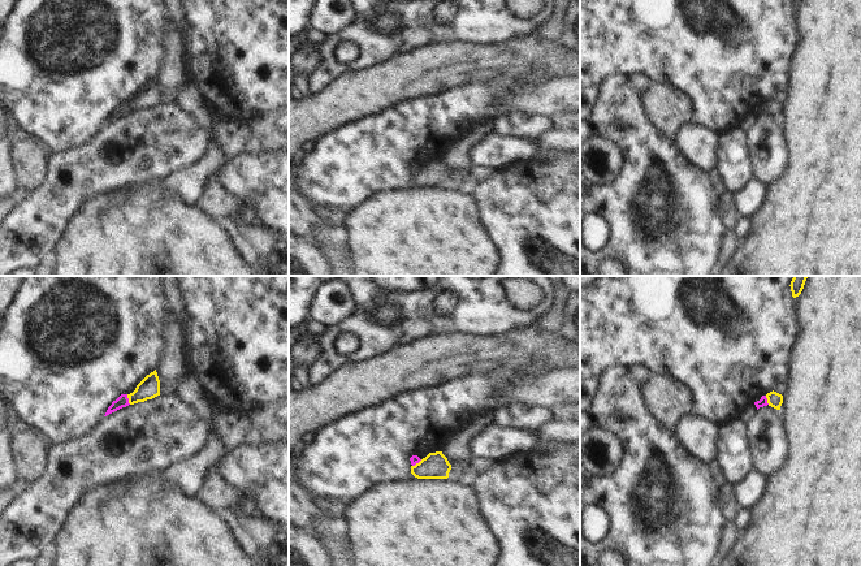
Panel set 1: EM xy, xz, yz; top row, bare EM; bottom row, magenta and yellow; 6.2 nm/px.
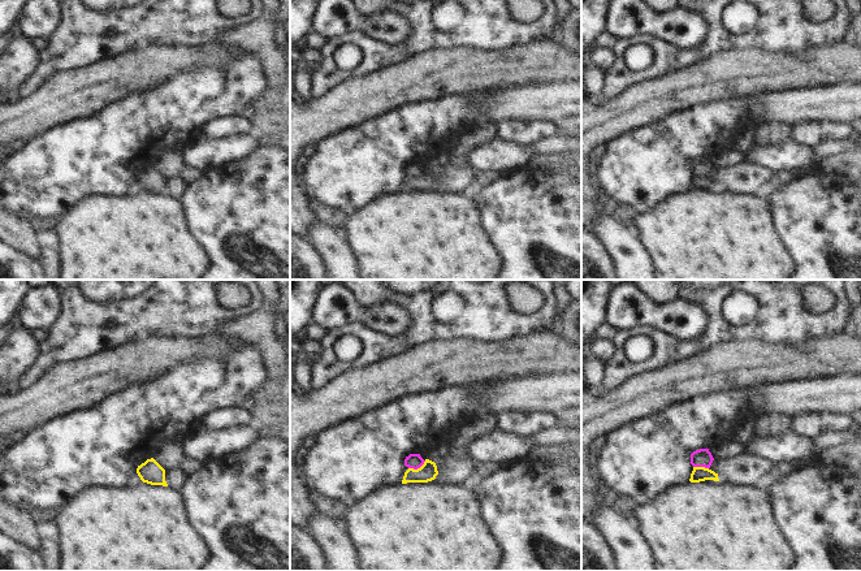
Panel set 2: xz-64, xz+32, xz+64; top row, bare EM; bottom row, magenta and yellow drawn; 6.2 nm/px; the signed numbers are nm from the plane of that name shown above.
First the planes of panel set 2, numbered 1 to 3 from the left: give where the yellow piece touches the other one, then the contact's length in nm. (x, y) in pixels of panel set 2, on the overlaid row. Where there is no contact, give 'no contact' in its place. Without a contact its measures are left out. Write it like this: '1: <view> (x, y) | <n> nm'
1: no contact
2: xz+32 (416, 468) | 120 nm
3: xz+64 (701, 466) | 100 nm

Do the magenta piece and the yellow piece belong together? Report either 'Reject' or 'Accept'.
Reject

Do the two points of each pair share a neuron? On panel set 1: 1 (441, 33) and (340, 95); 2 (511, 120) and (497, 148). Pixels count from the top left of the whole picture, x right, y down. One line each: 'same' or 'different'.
1: different
2: different

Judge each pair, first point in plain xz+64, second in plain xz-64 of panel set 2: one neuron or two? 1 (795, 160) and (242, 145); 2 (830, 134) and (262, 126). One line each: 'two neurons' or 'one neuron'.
1: one neuron
2: two neurons

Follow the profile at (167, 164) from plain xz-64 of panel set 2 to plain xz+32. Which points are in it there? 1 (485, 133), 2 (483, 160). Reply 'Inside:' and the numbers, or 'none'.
Inside: 1

